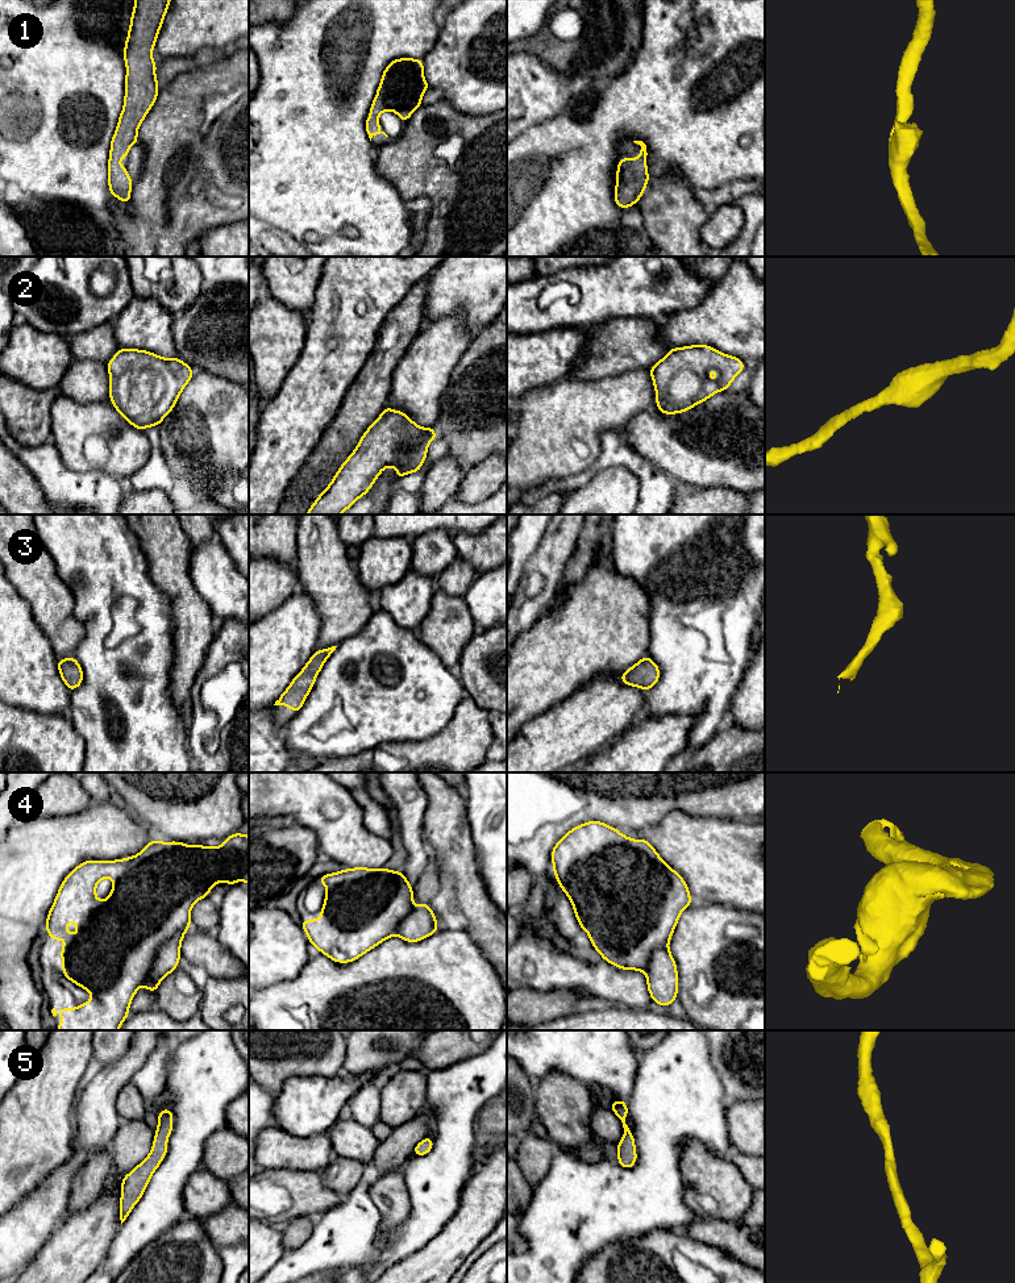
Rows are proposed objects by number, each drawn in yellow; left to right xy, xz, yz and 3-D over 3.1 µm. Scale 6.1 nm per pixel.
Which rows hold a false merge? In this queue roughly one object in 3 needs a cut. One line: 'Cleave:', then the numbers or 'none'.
Cleave: 4

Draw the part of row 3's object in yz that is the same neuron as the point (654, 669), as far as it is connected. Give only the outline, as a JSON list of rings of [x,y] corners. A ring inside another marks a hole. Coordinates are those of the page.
[[[645,655],[636,665],[623,672],[620,680],[627,686],[650,690],[660,680],[660,667]]]

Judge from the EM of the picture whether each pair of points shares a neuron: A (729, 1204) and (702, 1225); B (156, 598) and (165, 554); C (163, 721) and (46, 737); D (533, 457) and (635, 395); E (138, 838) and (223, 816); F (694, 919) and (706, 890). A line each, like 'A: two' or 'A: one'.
A: two
B: two
C: two
D: one
E: two
F: two

